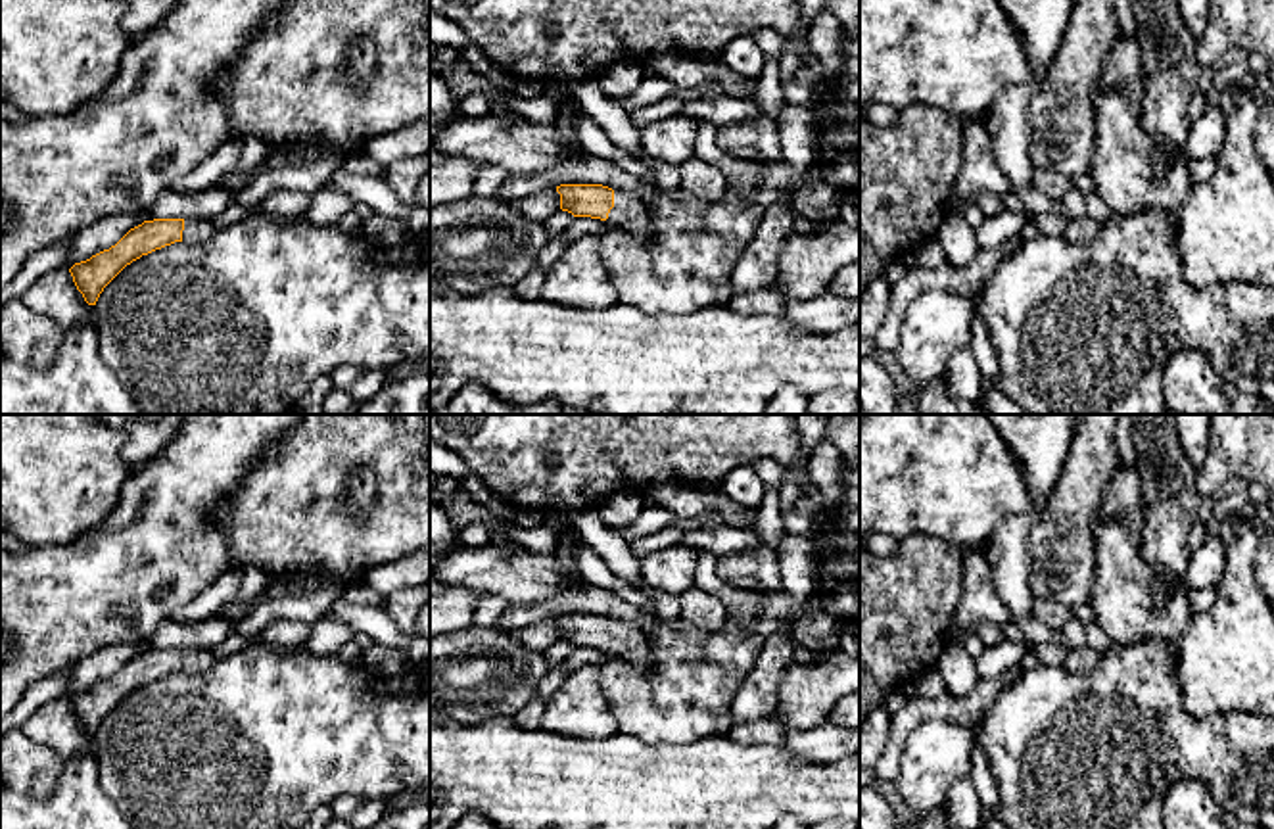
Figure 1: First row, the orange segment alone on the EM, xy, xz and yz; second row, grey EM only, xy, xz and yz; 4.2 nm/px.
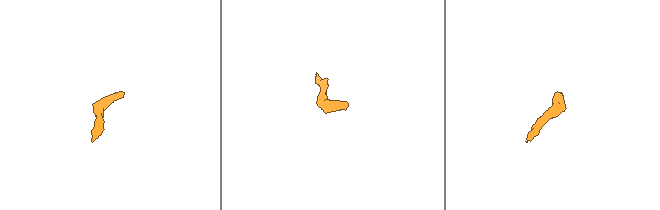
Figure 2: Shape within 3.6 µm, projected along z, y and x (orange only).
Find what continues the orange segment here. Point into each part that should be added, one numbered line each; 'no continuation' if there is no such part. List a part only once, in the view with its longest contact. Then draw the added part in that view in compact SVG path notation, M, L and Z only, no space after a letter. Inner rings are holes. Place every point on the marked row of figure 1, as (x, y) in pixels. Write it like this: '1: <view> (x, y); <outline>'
1: xz (630, 213); M614 190L614 207L606 221L631 232L641 242L649 242L652 238L650 215L643 201L633 194Z

